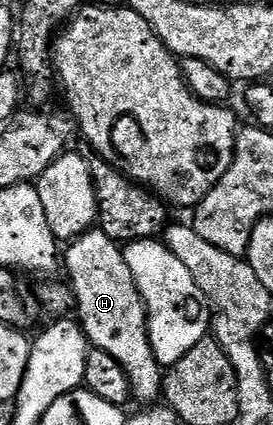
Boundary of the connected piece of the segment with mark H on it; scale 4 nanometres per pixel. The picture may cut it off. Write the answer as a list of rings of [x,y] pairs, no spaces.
[[[91,229],[85,231],[79,239],[73,240],[70,247],[64,251],[64,271],[70,274],[68,286],[72,292],[72,303],[78,312],[76,318],[82,325],[82,331],[86,338],[97,350],[104,353],[112,353],[116,361],[124,369],[124,373],[130,382],[130,393],[135,400],[139,399],[139,404],[154,405],[163,398],[162,381],[164,378],[164,368],[158,362],[156,353],[150,344],[150,324],[146,313],[146,303],[142,299],[140,289],[132,277],[132,269],[128,269],[126,264],[125,250],[120,243],[105,234],[101,229]]]

